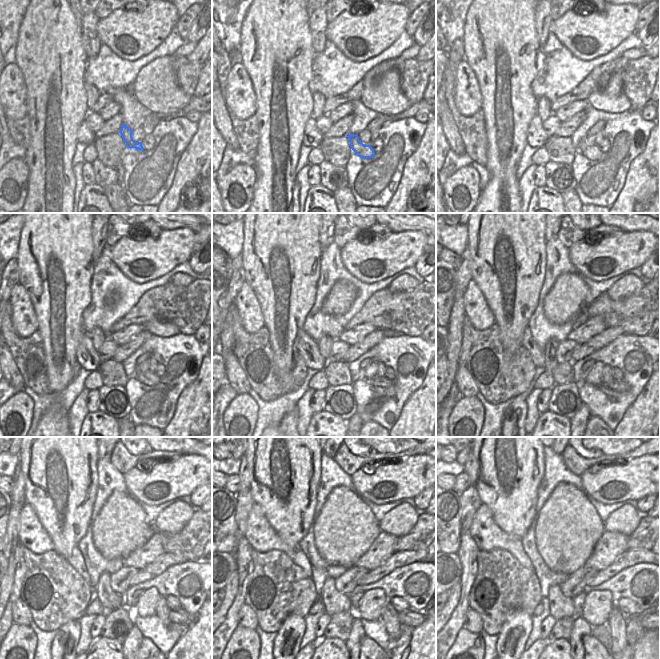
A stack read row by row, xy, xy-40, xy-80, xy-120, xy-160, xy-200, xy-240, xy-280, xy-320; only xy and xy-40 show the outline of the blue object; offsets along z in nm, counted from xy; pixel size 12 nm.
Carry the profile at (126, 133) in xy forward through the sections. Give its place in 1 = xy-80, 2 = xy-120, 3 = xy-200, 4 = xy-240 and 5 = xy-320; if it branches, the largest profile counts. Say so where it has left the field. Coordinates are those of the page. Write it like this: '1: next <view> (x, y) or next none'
1: next xy-80 (591, 152)
2: next xy-120 (148, 378)
3: next xy-200 (621, 386)
4: next xy-240 (180, 616)
5: next xy-320 (639, 618)

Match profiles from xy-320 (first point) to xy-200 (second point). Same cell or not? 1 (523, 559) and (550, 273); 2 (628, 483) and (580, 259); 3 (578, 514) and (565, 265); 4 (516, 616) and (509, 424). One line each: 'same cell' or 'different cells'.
1: different cells
2: same cell
3: different cells
4: same cell

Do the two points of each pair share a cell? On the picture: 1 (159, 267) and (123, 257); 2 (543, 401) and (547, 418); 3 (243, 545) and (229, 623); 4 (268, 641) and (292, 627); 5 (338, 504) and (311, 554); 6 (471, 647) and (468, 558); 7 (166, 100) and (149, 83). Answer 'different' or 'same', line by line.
1: same
2: different
3: same
4: different
5: different
6: different
7: same

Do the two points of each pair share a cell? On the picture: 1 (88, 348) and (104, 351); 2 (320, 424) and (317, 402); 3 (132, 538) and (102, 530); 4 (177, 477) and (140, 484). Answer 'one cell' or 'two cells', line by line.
1: two cells
2: two cells
3: one cell
4: one cell

